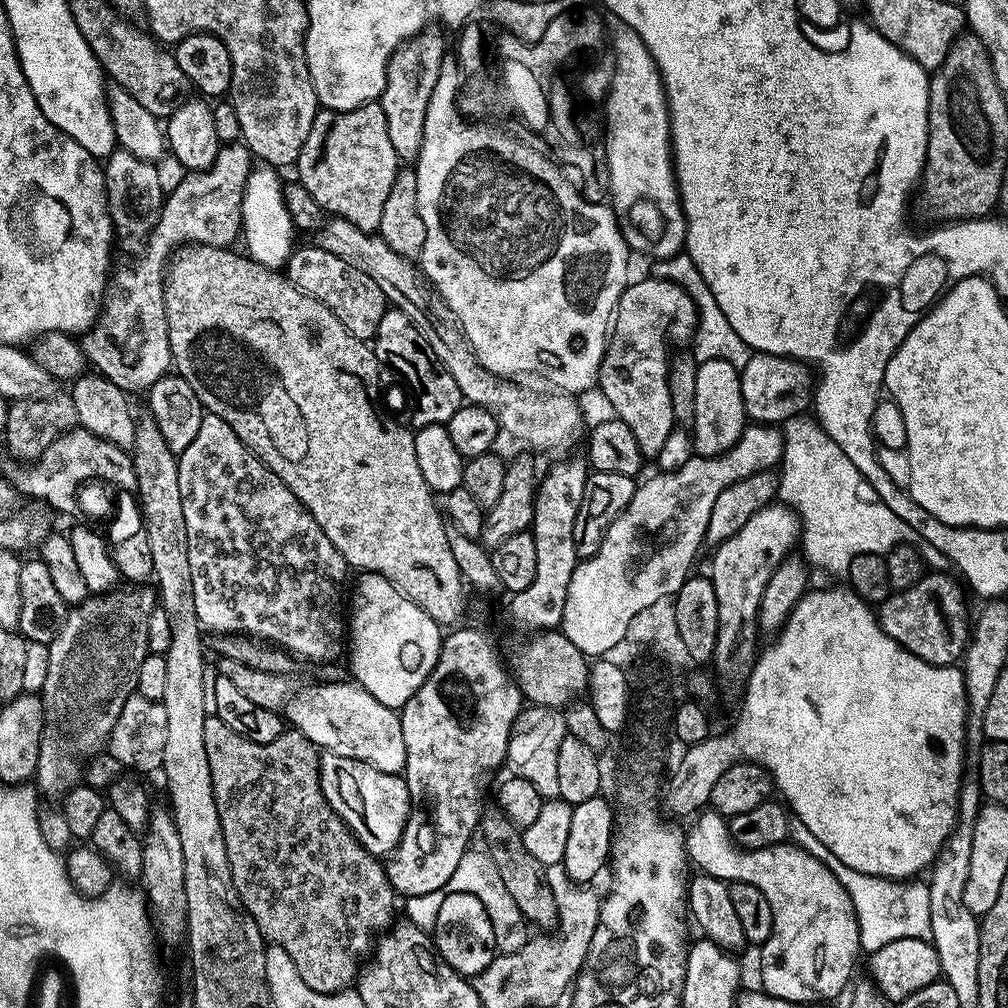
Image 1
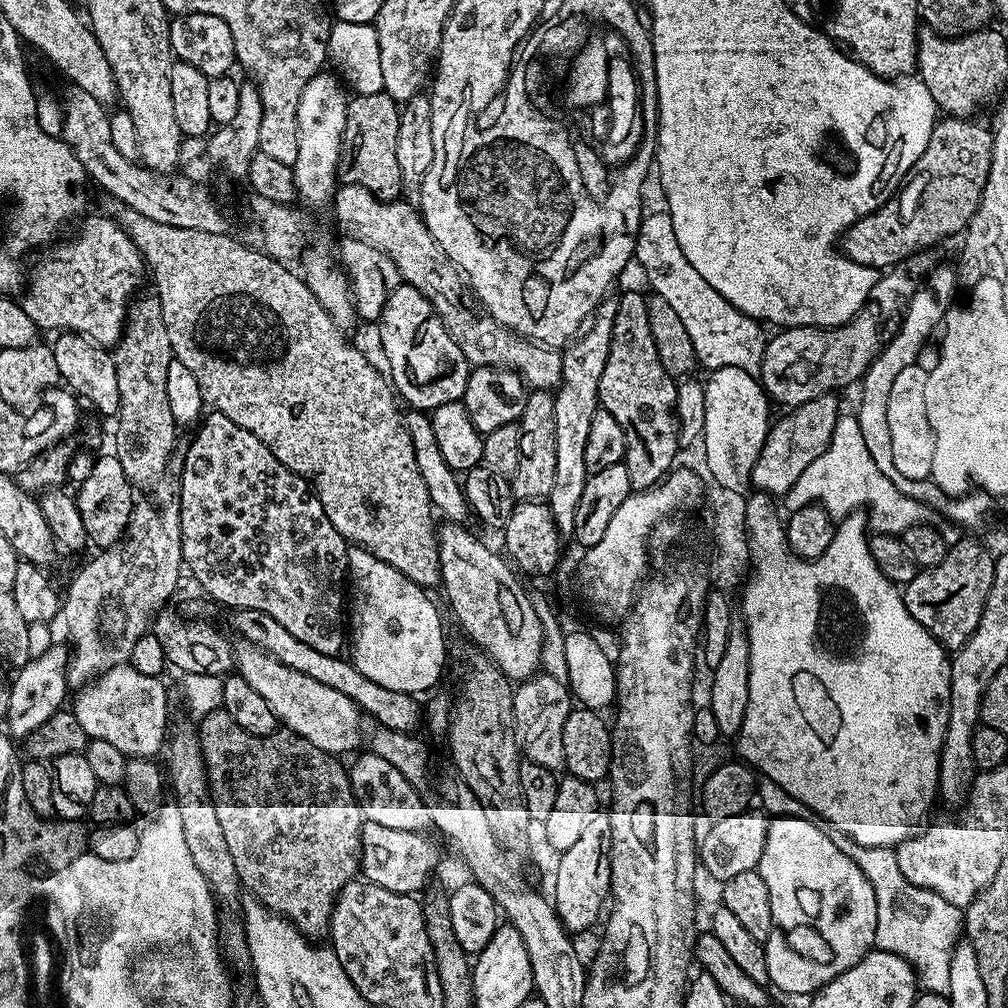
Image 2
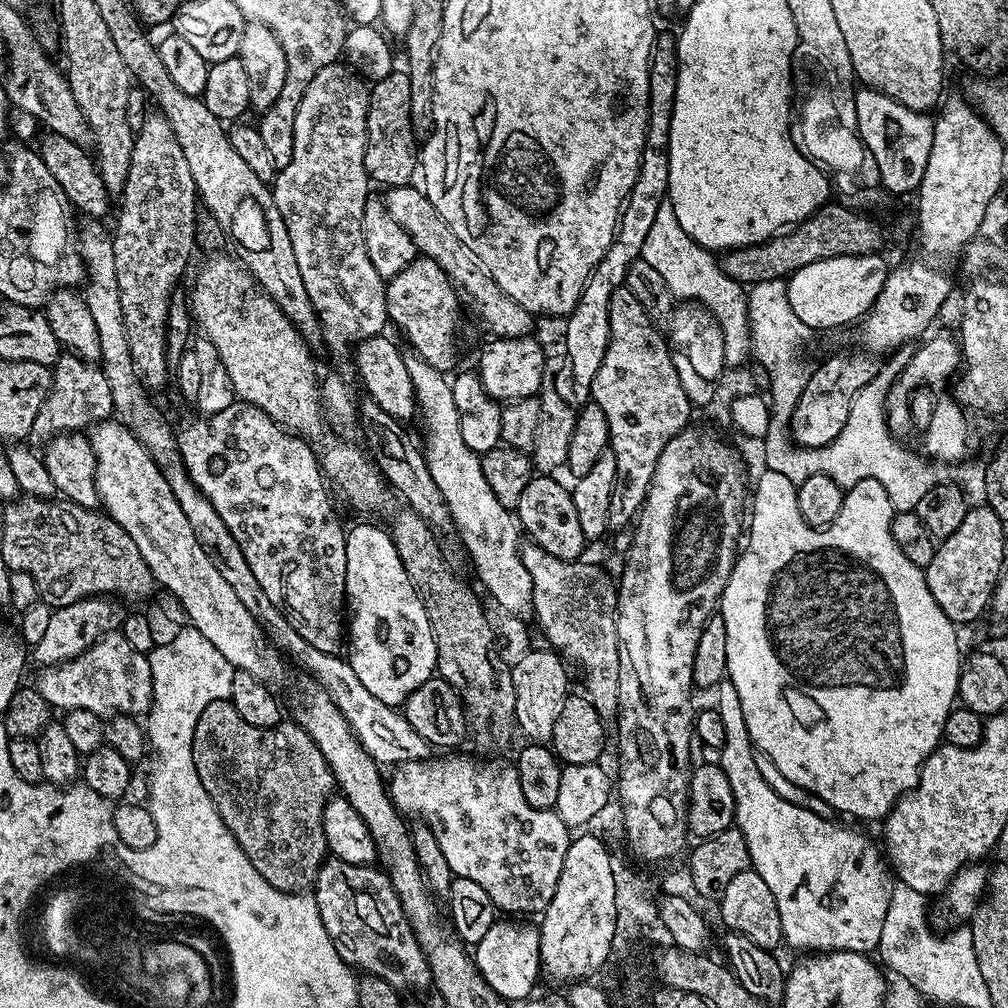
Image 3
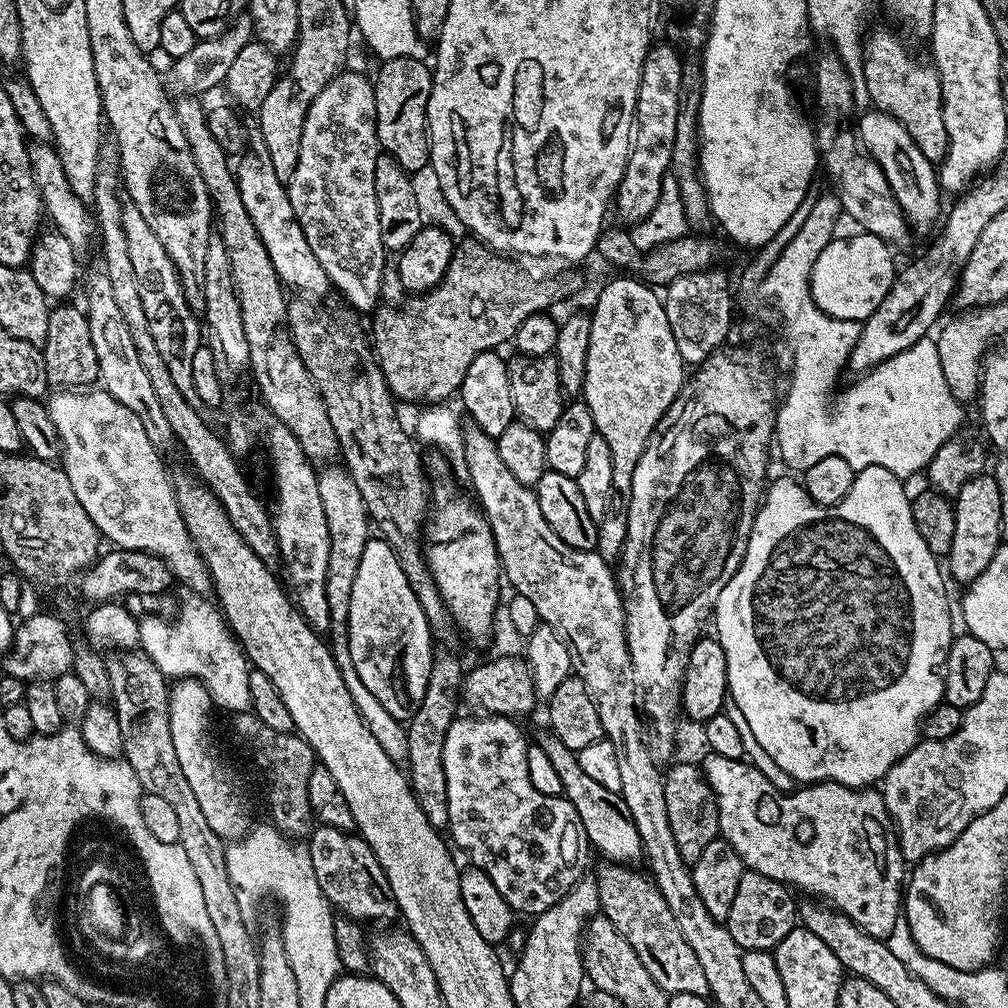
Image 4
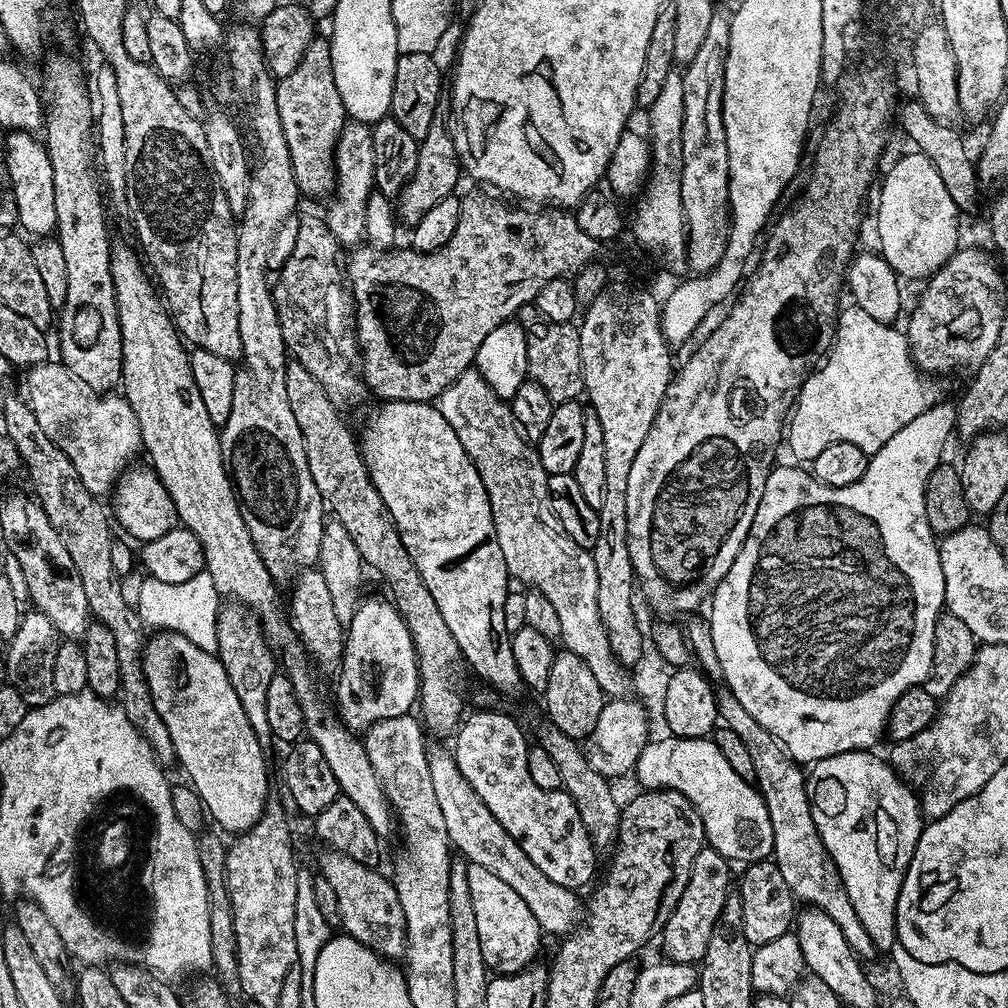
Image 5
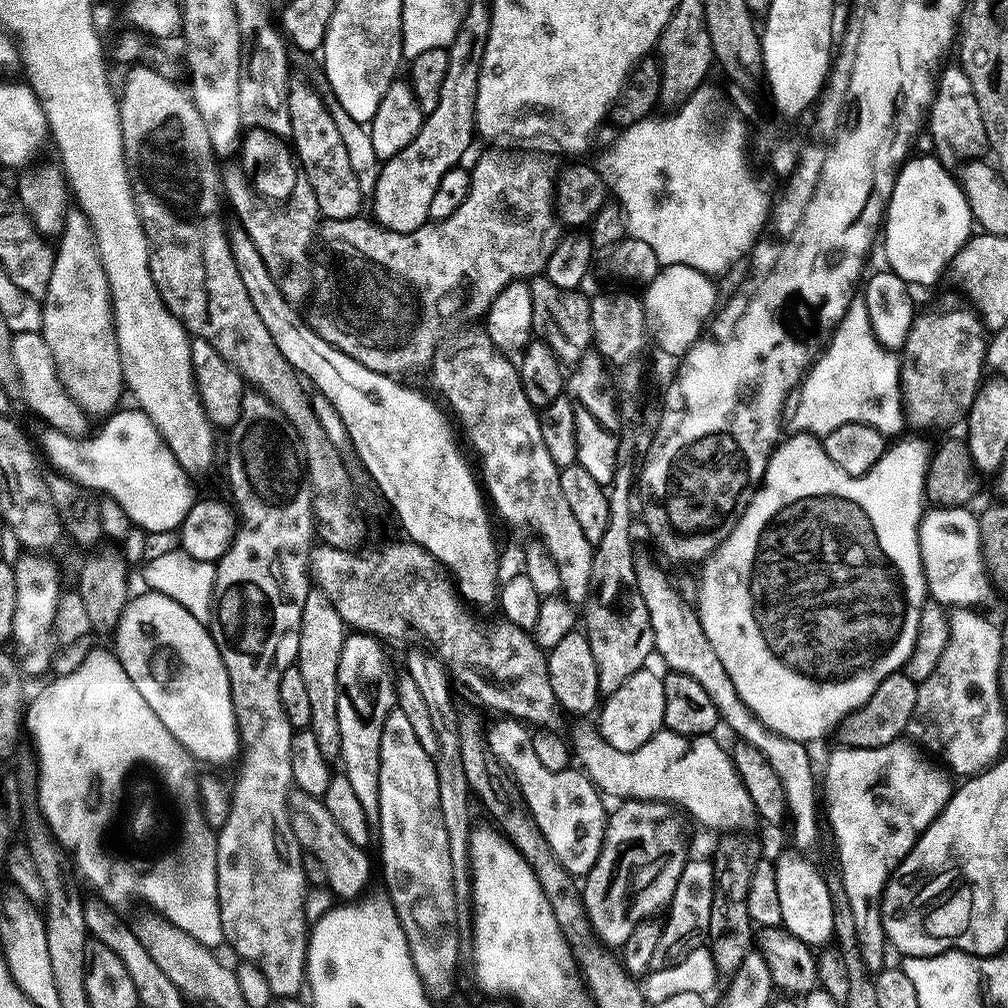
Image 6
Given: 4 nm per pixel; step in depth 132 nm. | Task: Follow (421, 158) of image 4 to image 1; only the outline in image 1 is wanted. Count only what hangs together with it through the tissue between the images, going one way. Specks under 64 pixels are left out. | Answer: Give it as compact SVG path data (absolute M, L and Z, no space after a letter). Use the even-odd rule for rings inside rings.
M373 102L335 113L329 124L327 118L324 114L317 115L310 134L306 134L306 146L302 146L302 154L294 165L294 171L300 175L298 182L310 190L310 198L325 213L348 220L360 231L375 233L398 171L386 114L379 102Z

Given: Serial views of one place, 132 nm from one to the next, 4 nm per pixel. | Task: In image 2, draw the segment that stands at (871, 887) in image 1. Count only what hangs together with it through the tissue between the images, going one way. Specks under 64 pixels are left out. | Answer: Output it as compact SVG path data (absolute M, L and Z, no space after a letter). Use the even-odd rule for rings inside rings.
M891 848L851 849L854 863L861 868L874 886L874 898L878 902L875 947L882 952L893 952L901 956L916 971L919 987L926 992L947 993L950 986L950 958L956 949L962 932L962 912L946 898L914 886L898 870L895 851Z

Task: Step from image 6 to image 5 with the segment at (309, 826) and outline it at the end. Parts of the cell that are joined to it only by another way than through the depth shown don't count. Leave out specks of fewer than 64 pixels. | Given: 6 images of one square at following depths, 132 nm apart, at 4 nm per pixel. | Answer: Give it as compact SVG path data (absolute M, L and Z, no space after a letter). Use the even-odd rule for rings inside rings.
M324 850L318 868L319 875L331 883L338 898L343 931L389 961L396 962L408 951L406 914L402 914L402 902L398 902L395 883L385 873L384 877L376 870L335 850Z

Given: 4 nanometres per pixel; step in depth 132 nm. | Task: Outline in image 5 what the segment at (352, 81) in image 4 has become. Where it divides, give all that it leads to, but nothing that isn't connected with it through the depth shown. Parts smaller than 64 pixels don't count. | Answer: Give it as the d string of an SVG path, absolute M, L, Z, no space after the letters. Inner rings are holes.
M350 120L340 131L336 149L333 152L333 169L336 172L332 197L324 214L324 221L337 243L359 245L365 237L365 214L367 200L375 187L373 178L373 138L369 125Z

